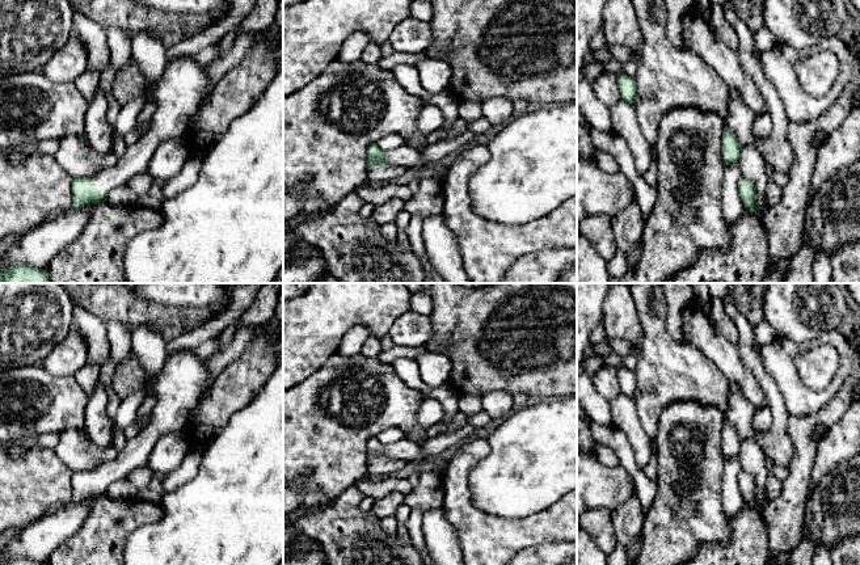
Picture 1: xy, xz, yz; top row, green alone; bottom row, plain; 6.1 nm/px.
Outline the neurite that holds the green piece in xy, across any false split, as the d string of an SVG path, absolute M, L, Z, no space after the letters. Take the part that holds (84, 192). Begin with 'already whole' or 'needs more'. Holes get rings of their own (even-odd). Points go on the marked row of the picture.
needs more; M180 55L166 63L163 75L151 88L156 106L151 128L118 163L92 177L72 180L72 207L80 210L89 203L108 201L109 193L126 184L132 176L147 173L155 149L161 139L185 138L190 121L205 97L210 94L210 76L190 55Z

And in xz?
needs more; M372 143L366 152L366 168L375 165L393 164L399 166L416 166L421 161L418 144L404 144L393 151L384 152L378 143Z

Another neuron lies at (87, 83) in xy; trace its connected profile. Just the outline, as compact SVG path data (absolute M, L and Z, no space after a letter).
M85 68L85 71L75 80L75 85L80 93L87 98L88 104L94 98L100 90L100 75L101 72Z

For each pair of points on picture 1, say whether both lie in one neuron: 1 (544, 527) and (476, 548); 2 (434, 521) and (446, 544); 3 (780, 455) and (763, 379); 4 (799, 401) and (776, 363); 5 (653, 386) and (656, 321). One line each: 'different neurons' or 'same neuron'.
1: same neuron
2: same neuron
3: same neuron
4: same neuron
5: same neuron

